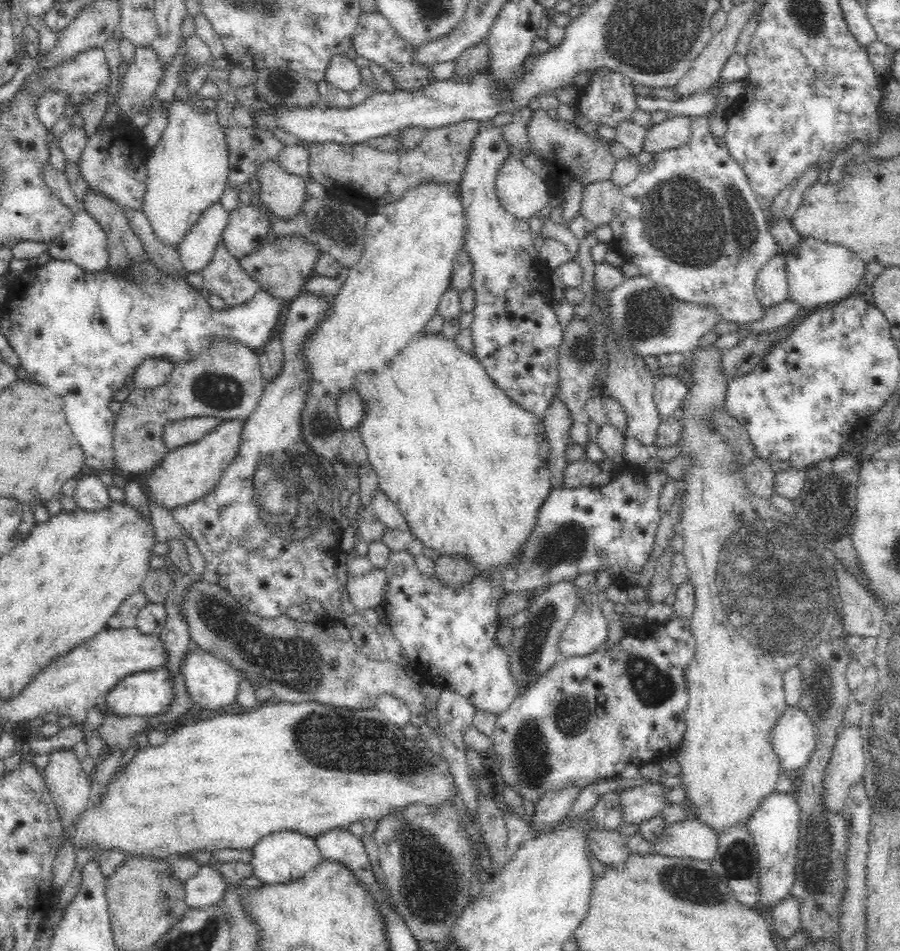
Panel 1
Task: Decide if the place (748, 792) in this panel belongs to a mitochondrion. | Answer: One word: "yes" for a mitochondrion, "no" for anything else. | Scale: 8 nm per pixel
no

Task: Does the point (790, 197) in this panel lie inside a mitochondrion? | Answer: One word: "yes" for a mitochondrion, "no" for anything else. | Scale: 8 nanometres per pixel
no

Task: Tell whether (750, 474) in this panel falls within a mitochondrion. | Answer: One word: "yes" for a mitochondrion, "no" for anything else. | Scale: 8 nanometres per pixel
no

